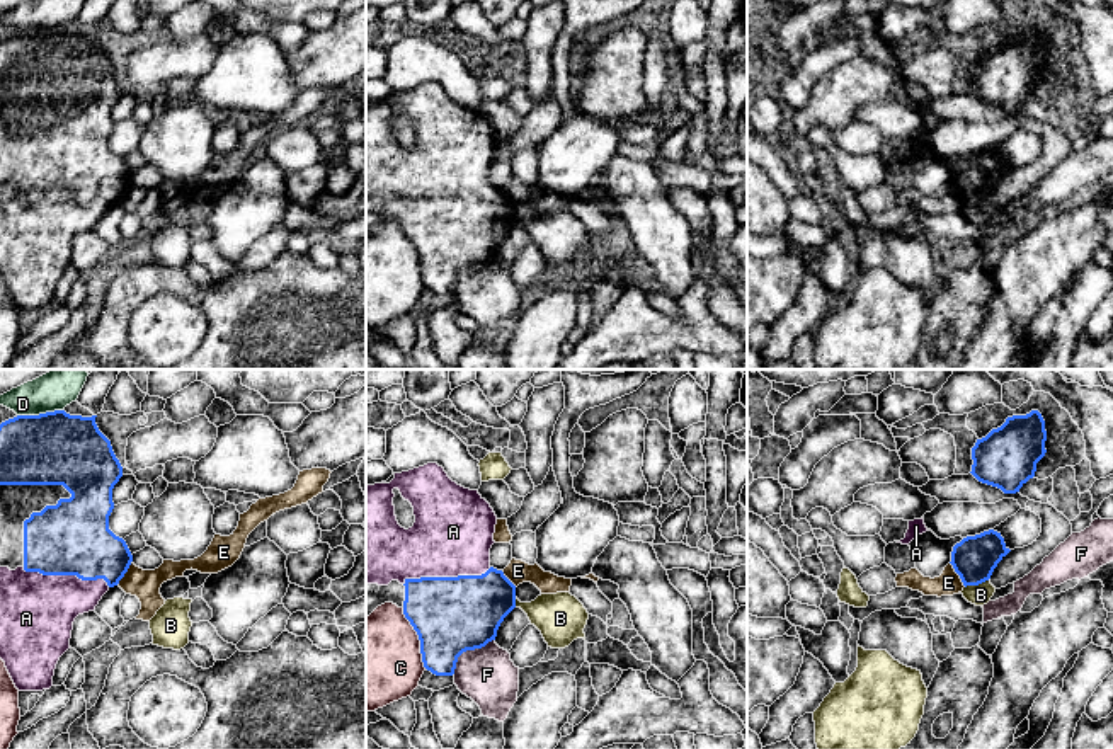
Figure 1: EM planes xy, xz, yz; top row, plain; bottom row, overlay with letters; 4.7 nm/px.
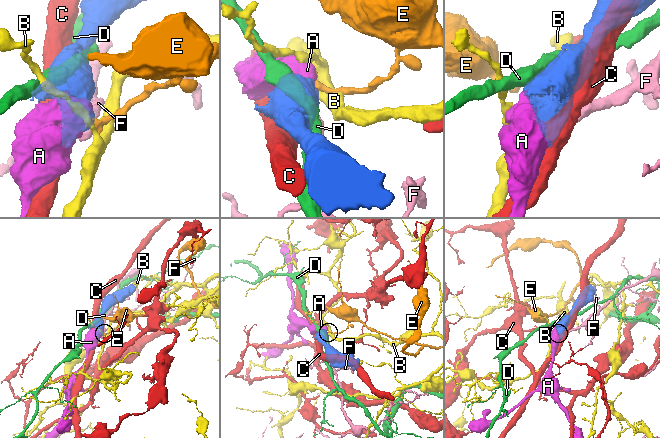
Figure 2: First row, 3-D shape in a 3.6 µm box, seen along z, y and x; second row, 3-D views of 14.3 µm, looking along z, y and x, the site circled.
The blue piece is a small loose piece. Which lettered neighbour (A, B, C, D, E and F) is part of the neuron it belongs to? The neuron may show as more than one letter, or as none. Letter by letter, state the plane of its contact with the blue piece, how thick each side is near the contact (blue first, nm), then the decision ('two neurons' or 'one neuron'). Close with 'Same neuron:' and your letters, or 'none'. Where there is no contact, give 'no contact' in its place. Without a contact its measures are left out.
A: xz | 360/380 nm | one neuron
B: yz | 220/100 nm | two neurons
C: xz | 360/420 nm | two neurons
D: xy | 340/160 nm | two neurons
E: xy | 300/140 nm | two neurons
F: xz | 360/260 nm | two neurons
Same neuron: A

